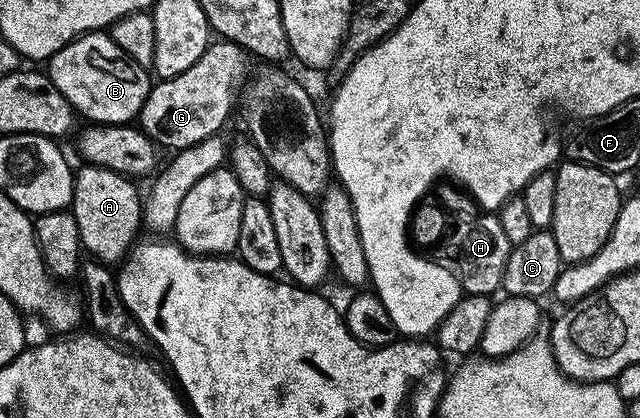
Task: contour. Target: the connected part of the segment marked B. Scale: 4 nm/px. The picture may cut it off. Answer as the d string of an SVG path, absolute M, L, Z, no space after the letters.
M91 31L82 34L75 41L70 41L60 51L53 53L48 59L49 65L48 74L52 83L64 95L75 114L82 116L83 113L87 117L85 120L90 123L124 125L133 122L150 94L151 74L144 67L140 67L140 63L128 59L128 55L124 55L124 51L116 47L116 43L106 31Z

